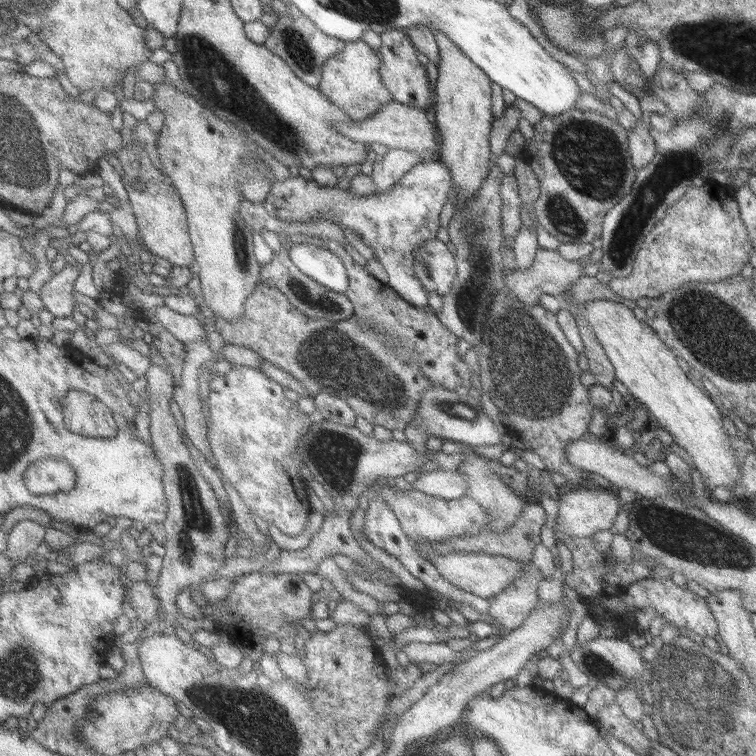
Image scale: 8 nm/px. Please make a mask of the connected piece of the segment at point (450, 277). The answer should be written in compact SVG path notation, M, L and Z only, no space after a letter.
M433 240L421 246L413 256L416 259L417 278L423 282L423 286L442 298L447 295L458 273L455 255L449 246L441 240Z

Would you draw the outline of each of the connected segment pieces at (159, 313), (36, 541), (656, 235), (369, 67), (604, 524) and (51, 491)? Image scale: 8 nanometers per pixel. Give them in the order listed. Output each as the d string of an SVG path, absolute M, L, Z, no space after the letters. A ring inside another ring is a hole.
M159 306L156 310L156 320L163 325L175 338L185 344L195 343L199 339L207 340L204 326L195 316L184 316L173 312L167 306Z
M22 520L14 525L8 534L8 548L5 552L10 560L27 562L27 558L35 557L35 550L46 540L47 525L41 526L33 520Z
M711 178L697 188L689 188L674 204L667 206L664 216L644 237L637 256L633 260L631 273L625 277L612 278L607 287L620 299L636 301L639 298L653 299L667 290L688 282L719 282L738 274L748 262L752 247L746 229L740 222L735 200L728 190Z
M346 42L345 48L329 58L321 72L319 90L324 91L329 101L344 110L354 121L371 118L394 100L391 91L385 86L380 71L381 55L365 42Z
M583 488L565 492L556 501L557 517L553 530L558 537L562 534L571 538L591 537L598 530L607 530L613 526L613 520L619 509L625 507L613 489L599 488L586 490ZM557 532L557 533L556 533Z
M40 461L29 466L25 474L25 484L31 493L43 495L57 495L69 492L77 485L75 468L66 461Z

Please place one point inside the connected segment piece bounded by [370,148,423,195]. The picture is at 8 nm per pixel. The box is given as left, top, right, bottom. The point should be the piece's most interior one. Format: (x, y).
(389, 168)

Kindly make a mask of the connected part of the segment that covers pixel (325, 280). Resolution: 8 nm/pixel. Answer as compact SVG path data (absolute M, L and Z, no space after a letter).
M299 244L289 252L295 266L315 282L340 294L349 290L348 267L343 264L339 255L320 248L318 244Z

